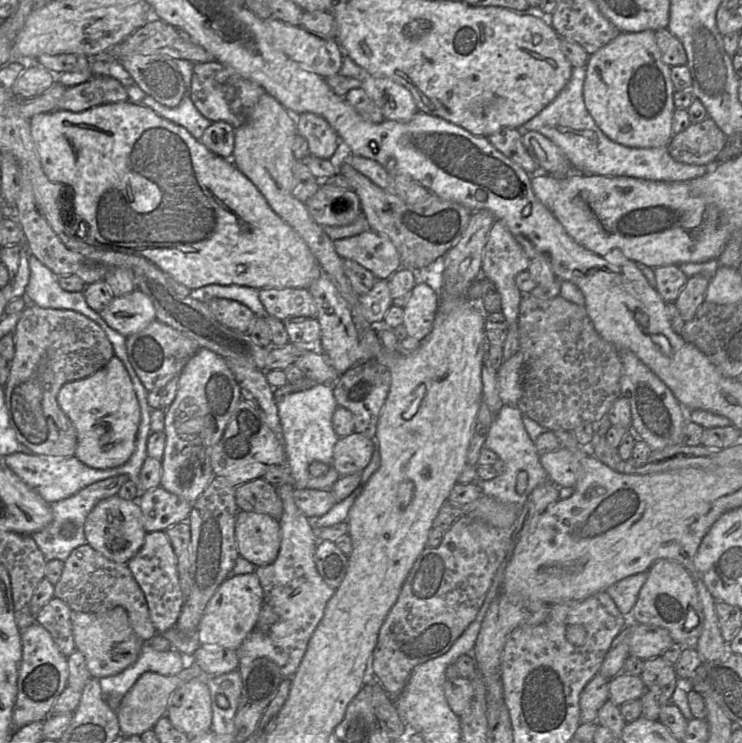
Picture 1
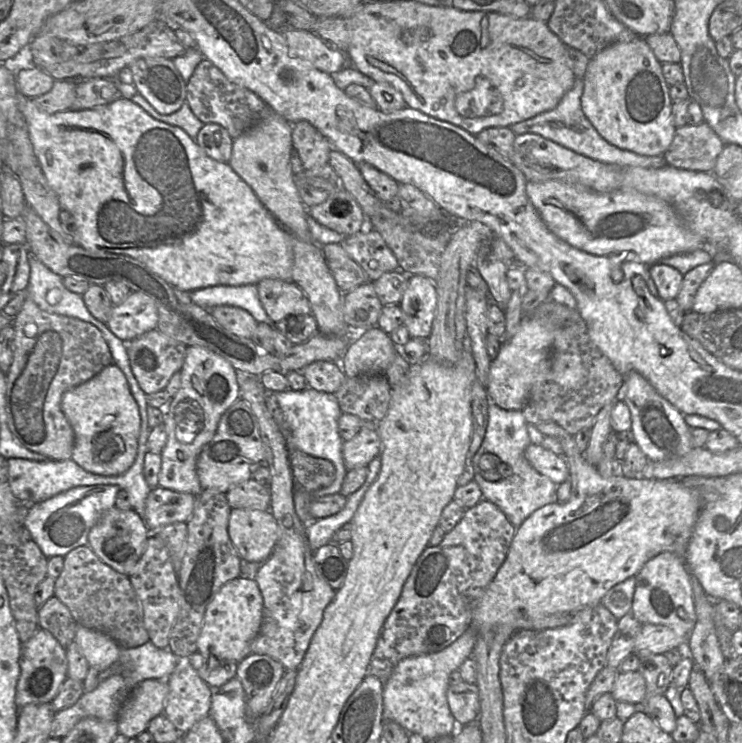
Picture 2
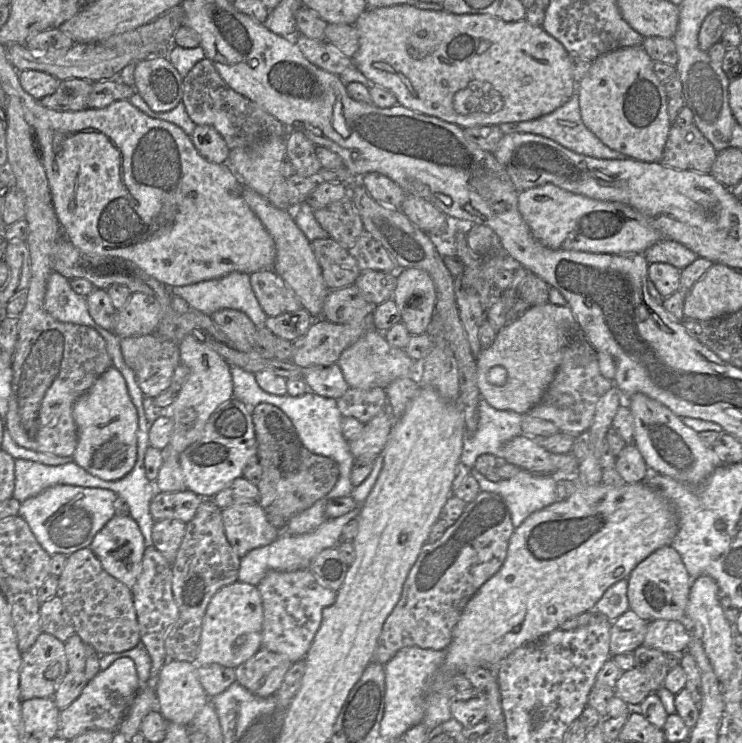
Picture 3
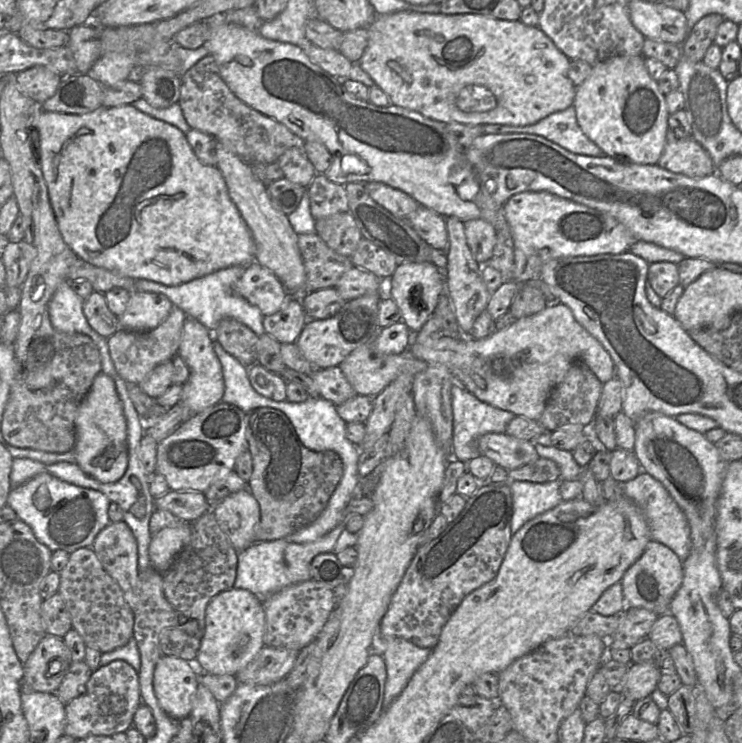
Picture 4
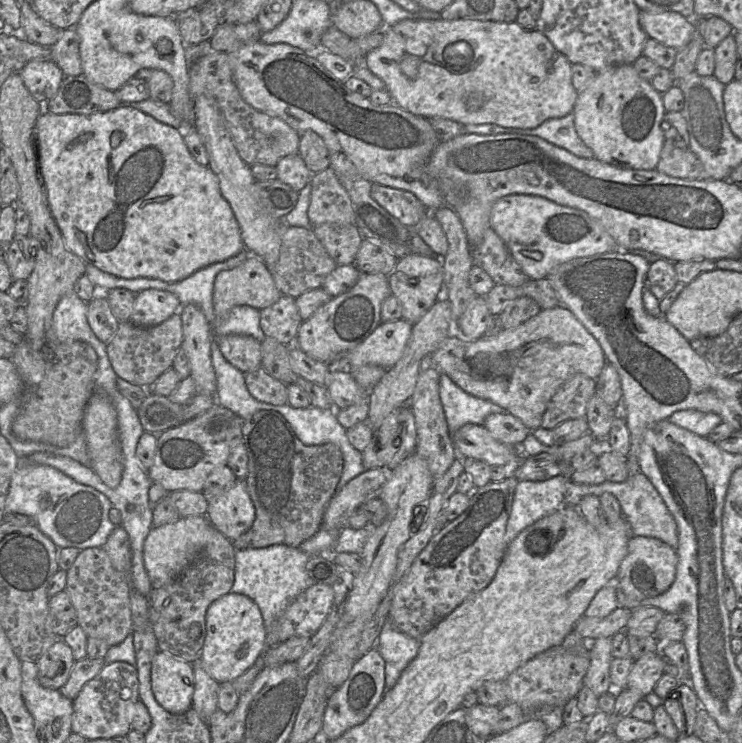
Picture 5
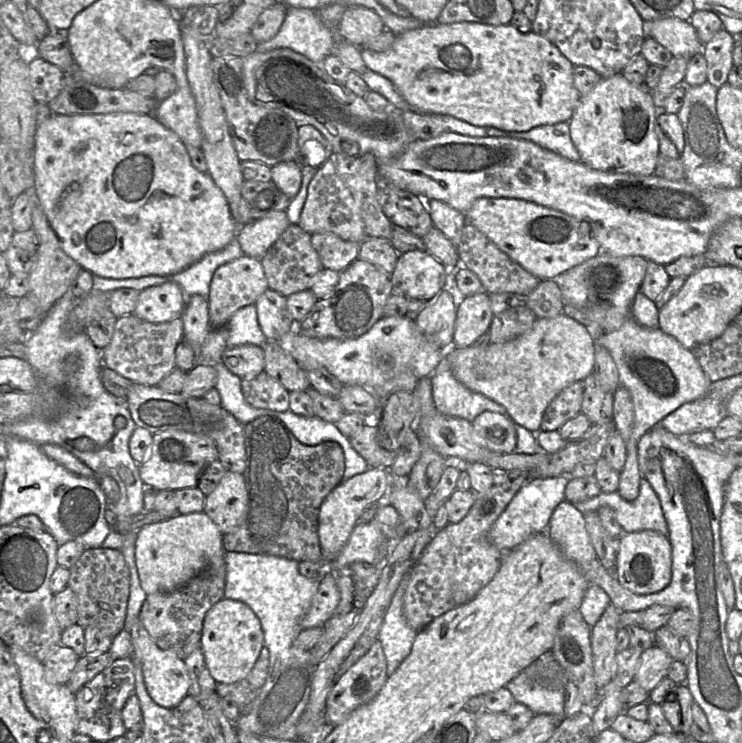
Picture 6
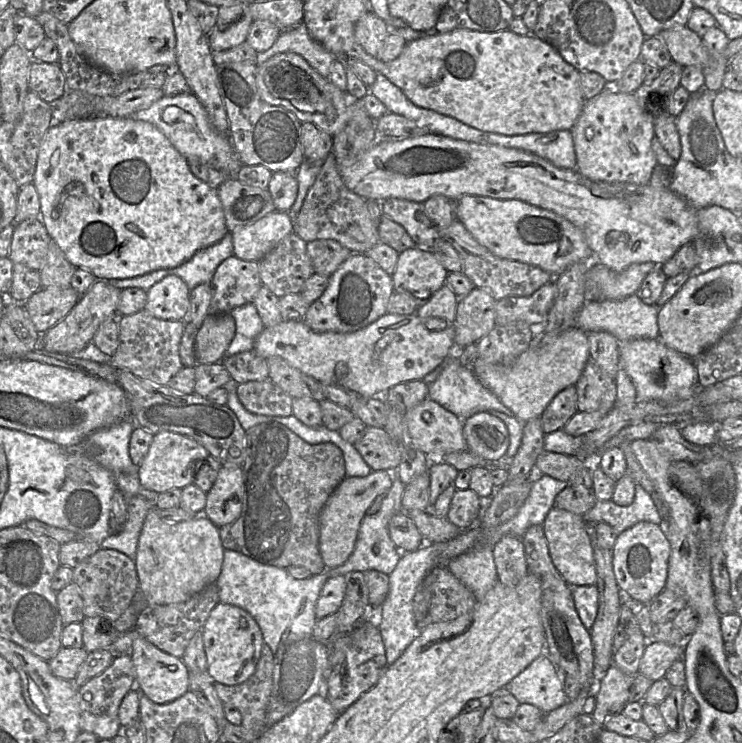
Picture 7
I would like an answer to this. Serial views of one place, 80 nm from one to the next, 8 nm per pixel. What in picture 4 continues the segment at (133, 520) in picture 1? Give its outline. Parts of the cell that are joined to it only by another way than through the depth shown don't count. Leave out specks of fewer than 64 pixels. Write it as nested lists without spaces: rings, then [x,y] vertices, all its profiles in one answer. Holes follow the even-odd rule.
[[[124,521],[116,523],[110,522],[110,524],[96,536],[91,548],[105,571],[120,586],[126,602],[134,612],[140,600],[141,590],[137,542],[129,526]]]

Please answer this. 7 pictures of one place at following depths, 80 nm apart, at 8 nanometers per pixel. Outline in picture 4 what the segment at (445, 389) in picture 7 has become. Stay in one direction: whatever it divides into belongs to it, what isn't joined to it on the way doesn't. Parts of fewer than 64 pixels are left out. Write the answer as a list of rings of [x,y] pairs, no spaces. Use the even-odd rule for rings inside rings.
[[[454,382],[451,387],[453,410],[453,453],[452,458],[468,463],[480,456],[478,439],[487,433],[505,433],[506,427],[515,415],[509,411],[495,408],[479,400],[465,390],[460,383]]]

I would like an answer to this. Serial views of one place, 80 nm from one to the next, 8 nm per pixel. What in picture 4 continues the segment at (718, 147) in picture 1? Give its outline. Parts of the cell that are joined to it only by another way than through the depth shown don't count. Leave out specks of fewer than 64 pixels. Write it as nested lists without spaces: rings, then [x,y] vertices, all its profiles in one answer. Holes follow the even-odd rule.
[[[668,128],[663,152],[658,166],[690,178],[703,178],[715,173],[708,152],[694,138],[676,138]]]

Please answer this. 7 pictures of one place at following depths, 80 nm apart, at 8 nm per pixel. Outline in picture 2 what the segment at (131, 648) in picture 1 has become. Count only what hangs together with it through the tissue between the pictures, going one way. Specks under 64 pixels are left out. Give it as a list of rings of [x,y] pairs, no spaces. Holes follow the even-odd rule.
[[[77,625],[74,641],[89,667],[94,667],[101,672],[118,661],[121,648],[104,633]]]

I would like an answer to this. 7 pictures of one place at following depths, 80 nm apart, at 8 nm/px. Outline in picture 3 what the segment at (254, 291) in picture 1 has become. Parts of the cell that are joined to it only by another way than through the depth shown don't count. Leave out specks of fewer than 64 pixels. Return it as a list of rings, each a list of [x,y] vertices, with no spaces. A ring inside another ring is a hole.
[[[231,272],[223,277],[202,281],[187,286],[169,288],[172,296],[183,298],[193,309],[212,316],[221,309],[233,309],[245,313],[259,329],[265,326],[268,316],[260,306],[250,284],[250,276],[242,272]]]

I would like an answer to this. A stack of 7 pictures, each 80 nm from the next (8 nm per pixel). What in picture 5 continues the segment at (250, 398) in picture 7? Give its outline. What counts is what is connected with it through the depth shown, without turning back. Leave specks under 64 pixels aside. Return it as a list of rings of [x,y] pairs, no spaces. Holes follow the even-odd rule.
[[[262,366],[246,373],[245,383],[250,394],[260,402],[273,405],[288,403],[288,385],[272,377]]]

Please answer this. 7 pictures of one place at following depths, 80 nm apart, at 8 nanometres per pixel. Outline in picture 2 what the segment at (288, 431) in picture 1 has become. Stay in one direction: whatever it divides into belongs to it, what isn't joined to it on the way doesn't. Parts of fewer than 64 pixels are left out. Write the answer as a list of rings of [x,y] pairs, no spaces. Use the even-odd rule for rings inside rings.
[[[306,387],[300,391],[291,389],[282,392],[266,390],[265,396],[266,398],[269,396],[274,396],[276,398],[276,402],[283,411],[290,426],[293,444],[299,450],[310,456],[329,460],[334,464],[336,469],[335,479],[331,485],[314,492],[307,492],[303,489],[295,490],[295,511],[302,523],[307,526],[316,520],[310,513],[312,499],[340,493],[344,478],[348,472],[342,454],[344,441],[339,434],[338,428],[338,420],[342,411],[334,393],[322,392],[310,387]]]

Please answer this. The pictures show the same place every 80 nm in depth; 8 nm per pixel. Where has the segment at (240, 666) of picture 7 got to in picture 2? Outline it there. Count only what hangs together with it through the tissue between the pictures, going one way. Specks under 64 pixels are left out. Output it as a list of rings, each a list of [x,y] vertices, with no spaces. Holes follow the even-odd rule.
[[[235,578],[224,584],[207,605],[197,651],[204,657],[240,662],[251,653],[251,643],[257,636],[263,617],[263,596],[255,579]]]

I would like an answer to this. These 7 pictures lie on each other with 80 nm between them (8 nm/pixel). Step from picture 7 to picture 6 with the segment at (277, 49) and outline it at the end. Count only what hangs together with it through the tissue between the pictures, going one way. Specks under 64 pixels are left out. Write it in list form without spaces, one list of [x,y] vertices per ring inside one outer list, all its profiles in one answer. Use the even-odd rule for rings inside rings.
[[[288,7],[285,20],[278,33],[266,42],[258,43],[258,52],[289,48],[316,64],[333,54],[336,32],[319,18],[317,10]]]

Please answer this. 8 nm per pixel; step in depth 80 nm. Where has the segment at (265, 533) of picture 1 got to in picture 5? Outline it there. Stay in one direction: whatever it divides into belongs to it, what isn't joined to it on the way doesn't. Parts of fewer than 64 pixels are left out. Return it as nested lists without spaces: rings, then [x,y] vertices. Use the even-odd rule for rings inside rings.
[[[237,480],[227,492],[209,501],[206,517],[230,541],[247,532],[255,520],[255,507],[245,480]]]

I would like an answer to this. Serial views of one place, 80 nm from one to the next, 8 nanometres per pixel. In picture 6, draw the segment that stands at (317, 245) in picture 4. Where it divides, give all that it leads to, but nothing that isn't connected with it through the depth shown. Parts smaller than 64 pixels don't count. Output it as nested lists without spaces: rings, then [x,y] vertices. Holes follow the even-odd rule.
[[[290,224],[276,242],[260,259],[269,289],[288,297],[311,287],[312,278],[323,268],[319,256],[311,244],[312,235],[297,224]]]

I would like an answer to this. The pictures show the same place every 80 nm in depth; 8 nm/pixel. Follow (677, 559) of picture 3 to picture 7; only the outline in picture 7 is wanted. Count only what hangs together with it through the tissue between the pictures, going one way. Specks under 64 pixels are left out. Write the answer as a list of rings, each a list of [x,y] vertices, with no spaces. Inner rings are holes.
[[[638,522],[618,534],[612,550],[619,589],[626,591],[633,600],[649,605],[664,590],[668,577],[671,547],[664,529],[651,522]]]

